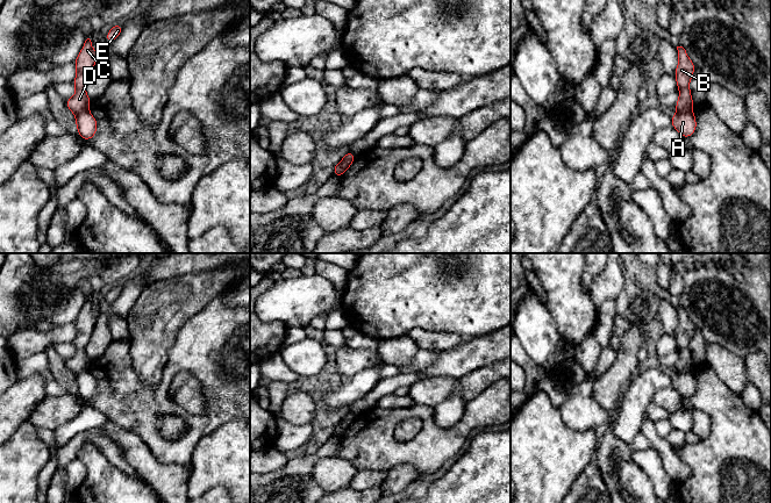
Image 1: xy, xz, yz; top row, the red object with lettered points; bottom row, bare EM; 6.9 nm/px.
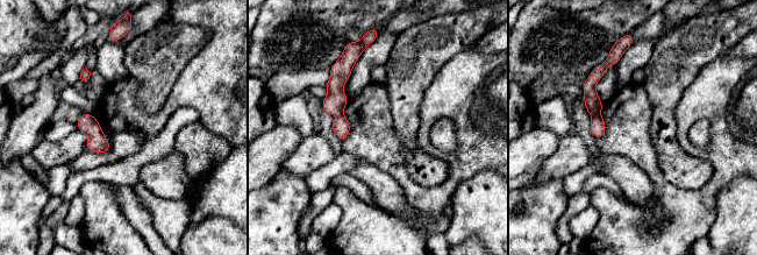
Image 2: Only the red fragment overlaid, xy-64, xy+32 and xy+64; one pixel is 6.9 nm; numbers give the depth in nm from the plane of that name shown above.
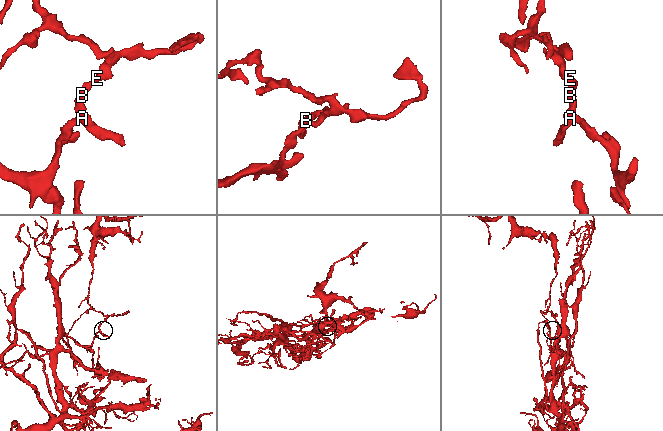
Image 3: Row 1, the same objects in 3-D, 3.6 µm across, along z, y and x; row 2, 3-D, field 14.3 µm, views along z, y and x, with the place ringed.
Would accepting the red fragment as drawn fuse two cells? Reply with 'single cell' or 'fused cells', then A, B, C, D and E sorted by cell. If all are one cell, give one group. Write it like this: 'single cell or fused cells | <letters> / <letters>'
fused cells | A / B C D E

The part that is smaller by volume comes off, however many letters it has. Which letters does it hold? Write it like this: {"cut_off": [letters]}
{"cut_off": ["B", "C", "D", "E"]}

